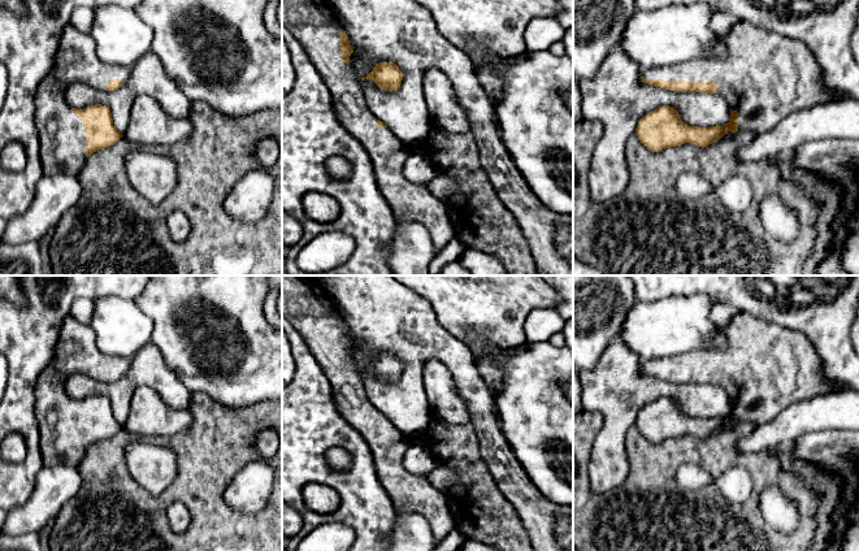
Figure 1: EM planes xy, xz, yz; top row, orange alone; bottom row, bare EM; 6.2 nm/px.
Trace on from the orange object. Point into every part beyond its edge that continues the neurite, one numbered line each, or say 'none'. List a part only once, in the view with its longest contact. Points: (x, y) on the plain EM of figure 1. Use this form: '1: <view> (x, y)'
1: yz (766, 368)

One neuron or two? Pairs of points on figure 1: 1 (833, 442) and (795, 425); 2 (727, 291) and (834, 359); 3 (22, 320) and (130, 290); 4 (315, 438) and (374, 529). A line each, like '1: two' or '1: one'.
1: two
2: one
3: one
4: one

